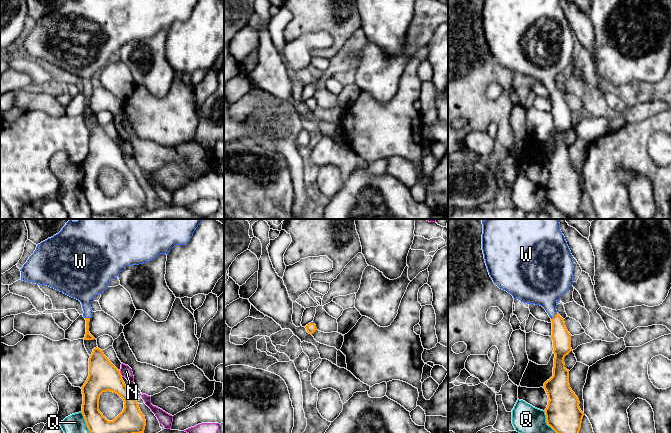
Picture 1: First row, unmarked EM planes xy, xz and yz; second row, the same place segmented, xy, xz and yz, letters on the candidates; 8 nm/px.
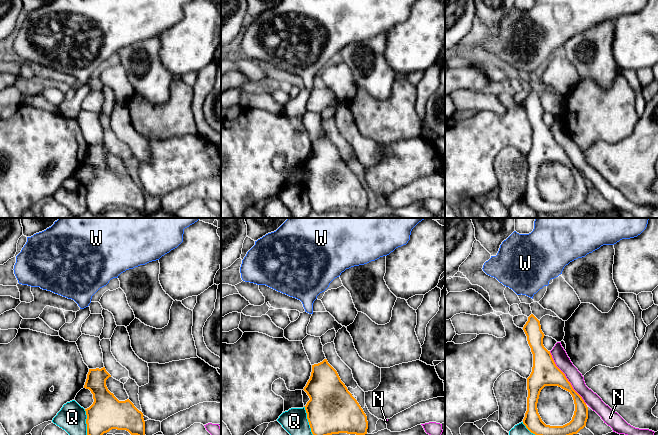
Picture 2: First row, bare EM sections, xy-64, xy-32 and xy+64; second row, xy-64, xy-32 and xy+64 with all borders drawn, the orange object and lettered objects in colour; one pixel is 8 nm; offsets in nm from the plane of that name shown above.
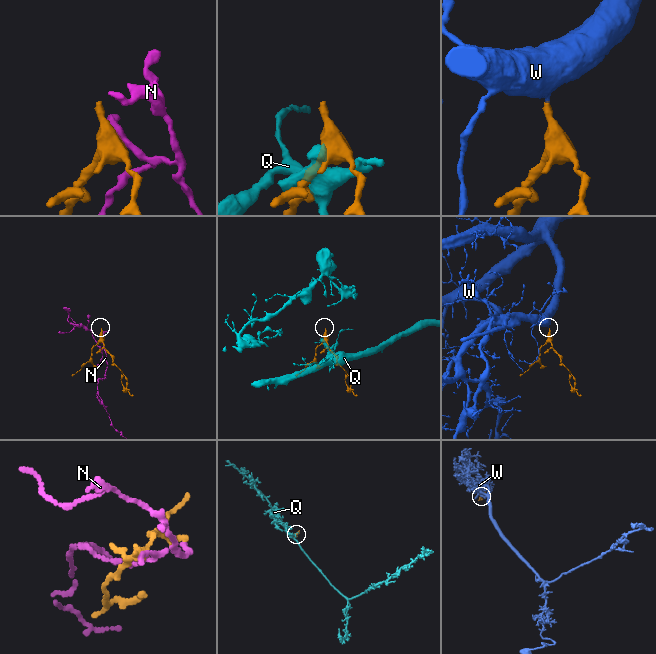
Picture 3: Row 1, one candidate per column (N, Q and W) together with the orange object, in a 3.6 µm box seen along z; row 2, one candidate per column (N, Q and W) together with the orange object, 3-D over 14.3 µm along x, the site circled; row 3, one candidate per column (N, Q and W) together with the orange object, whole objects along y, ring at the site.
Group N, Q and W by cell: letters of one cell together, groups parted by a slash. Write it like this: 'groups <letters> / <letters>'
groups N / Q / W

